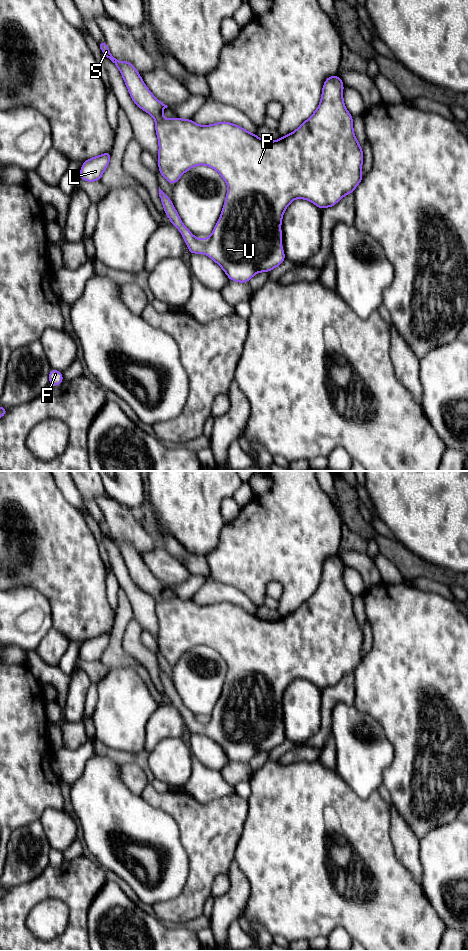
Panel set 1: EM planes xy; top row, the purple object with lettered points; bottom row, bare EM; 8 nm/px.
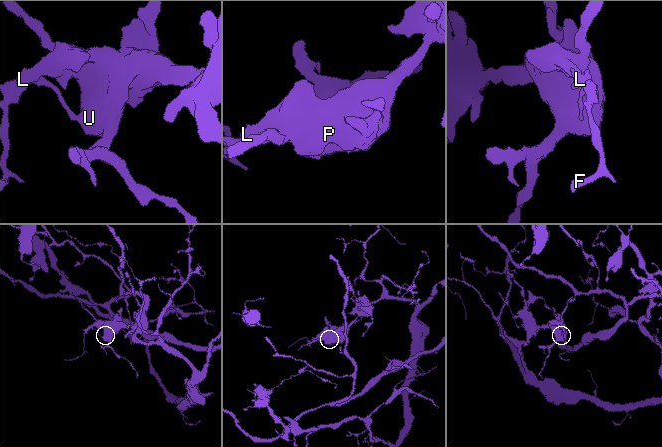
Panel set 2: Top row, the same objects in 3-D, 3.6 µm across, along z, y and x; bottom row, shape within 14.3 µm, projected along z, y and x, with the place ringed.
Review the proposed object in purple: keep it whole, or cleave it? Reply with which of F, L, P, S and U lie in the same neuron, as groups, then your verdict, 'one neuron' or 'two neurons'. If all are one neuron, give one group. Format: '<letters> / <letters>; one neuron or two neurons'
F / L P S U; two neurons

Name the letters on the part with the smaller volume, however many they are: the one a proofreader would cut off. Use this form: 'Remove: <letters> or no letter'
Remove: F

